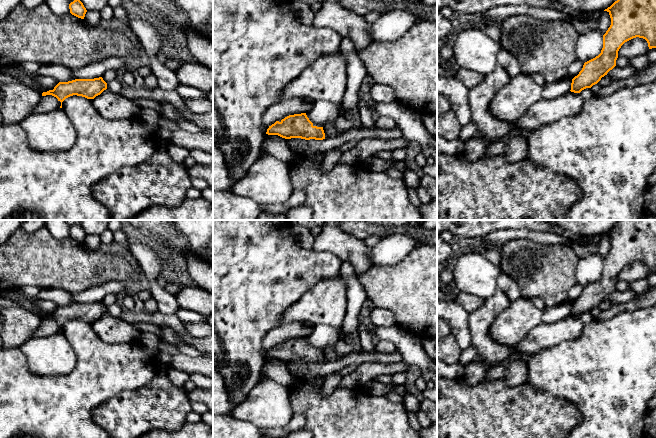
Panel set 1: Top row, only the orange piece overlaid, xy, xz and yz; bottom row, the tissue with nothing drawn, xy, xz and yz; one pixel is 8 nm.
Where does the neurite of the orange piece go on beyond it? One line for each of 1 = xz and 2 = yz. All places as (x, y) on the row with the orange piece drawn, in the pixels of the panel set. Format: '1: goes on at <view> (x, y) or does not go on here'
1: does not go on here
2: does not go on here

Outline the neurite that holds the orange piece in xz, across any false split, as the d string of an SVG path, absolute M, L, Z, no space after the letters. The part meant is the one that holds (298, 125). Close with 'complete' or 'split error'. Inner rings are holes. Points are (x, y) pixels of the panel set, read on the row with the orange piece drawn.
M306 113L289 115L280 122L276 121L274 124L269 126L266 134L278 135L285 139L325 139L323 127L314 126L307 117Z; complete

